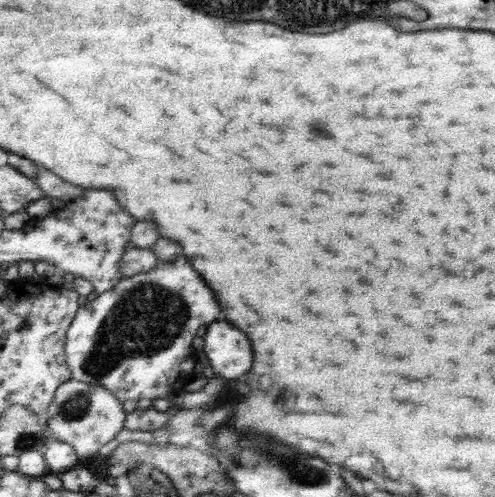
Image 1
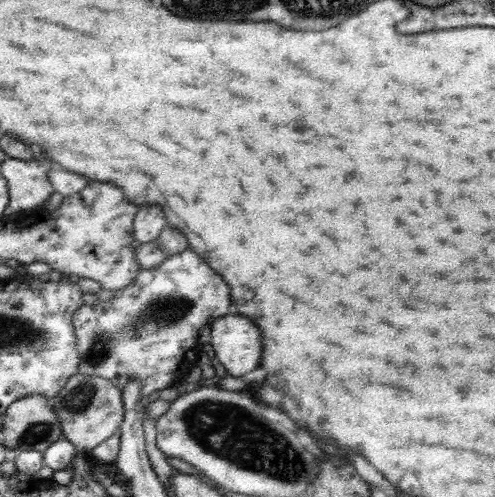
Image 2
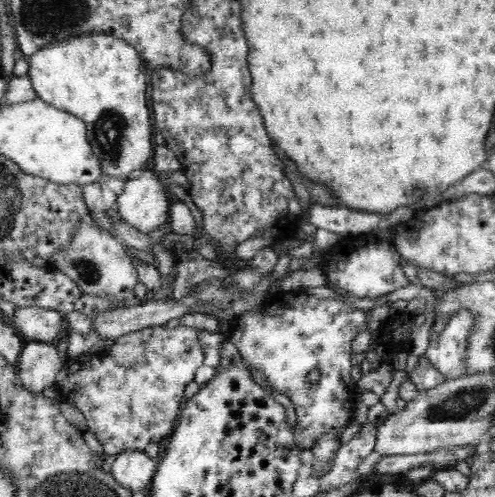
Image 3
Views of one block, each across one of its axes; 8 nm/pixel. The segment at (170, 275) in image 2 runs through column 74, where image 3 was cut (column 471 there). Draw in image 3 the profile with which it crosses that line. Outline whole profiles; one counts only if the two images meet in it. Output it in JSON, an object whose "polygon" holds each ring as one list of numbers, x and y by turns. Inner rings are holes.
{"polygon":[[458,312,454,320,450,322,450,328,442,334,442,340,432,340,428,348,428,356,432,364,442,370,442,374,448,374,450,380,462,378,466,372,466,364,462,362,462,356,466,352,466,340,472,326,472,318,468,312]]}

